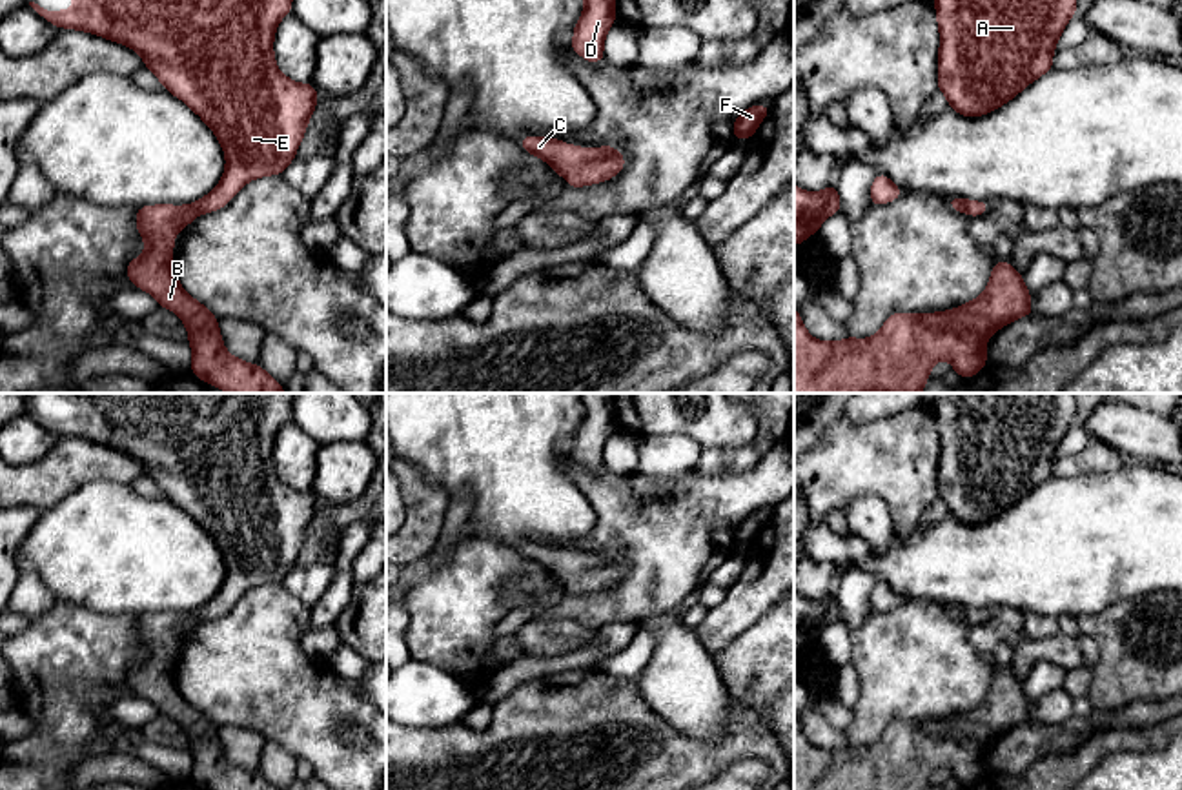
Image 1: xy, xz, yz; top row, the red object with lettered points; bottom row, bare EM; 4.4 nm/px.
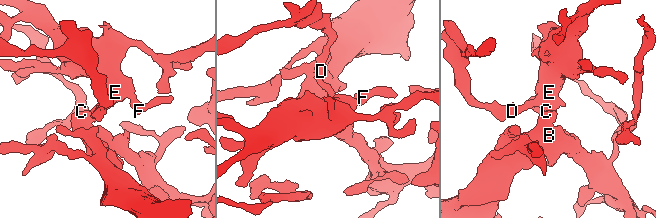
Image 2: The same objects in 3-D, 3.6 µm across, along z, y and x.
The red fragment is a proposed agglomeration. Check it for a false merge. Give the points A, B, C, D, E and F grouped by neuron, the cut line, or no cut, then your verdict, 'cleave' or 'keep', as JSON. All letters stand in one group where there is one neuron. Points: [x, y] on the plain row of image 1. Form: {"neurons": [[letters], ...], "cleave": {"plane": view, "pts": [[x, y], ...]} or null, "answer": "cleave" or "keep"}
{"neurons": [["A", "B", "C", "D", "E", "F"]], "cleave": null, "answer": "keep"}

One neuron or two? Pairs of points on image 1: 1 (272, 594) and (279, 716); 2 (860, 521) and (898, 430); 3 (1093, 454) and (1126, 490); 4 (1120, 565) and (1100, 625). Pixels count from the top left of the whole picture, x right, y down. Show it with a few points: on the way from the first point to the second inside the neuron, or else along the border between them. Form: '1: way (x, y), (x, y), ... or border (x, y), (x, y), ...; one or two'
1: way (272, 625), (272, 685); one
2: border (849, 505), (876, 496), (886, 505), (895, 530); two
3: border (1124, 465), (1108, 472), (1079, 472), (1068, 479); two
4: border (1146, 592), (1077, 617); two

